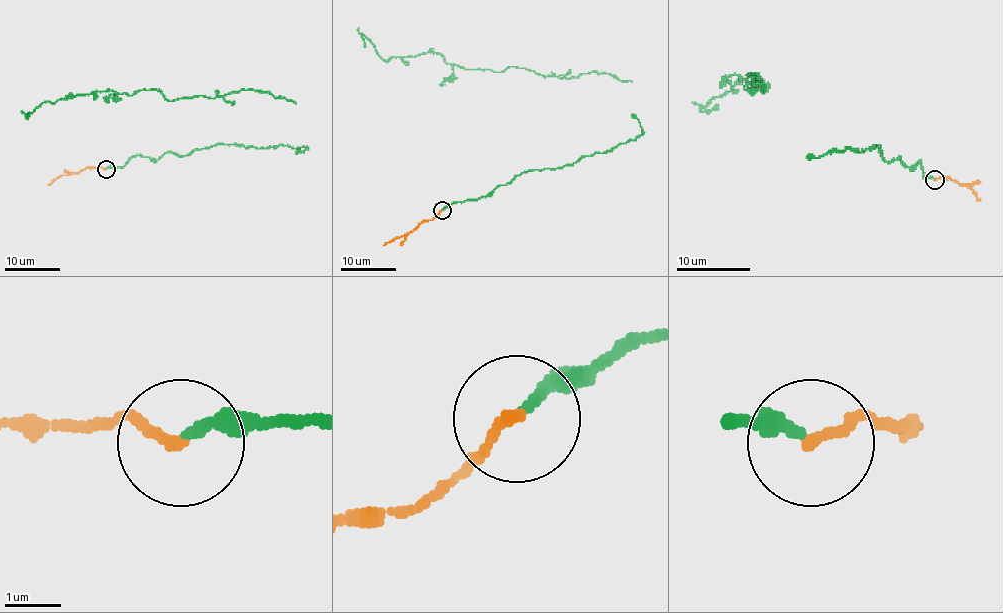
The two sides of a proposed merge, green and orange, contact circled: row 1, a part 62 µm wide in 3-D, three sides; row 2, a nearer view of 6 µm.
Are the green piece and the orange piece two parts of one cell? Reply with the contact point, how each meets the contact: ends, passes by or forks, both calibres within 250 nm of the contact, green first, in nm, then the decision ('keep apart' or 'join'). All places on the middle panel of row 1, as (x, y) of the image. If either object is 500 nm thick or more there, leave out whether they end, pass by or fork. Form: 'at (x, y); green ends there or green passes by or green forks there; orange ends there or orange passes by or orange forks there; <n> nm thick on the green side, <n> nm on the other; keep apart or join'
at (442, 210); green ends there; orange ends there; 200 nm thick on the green side, 170 nm on the other; join

